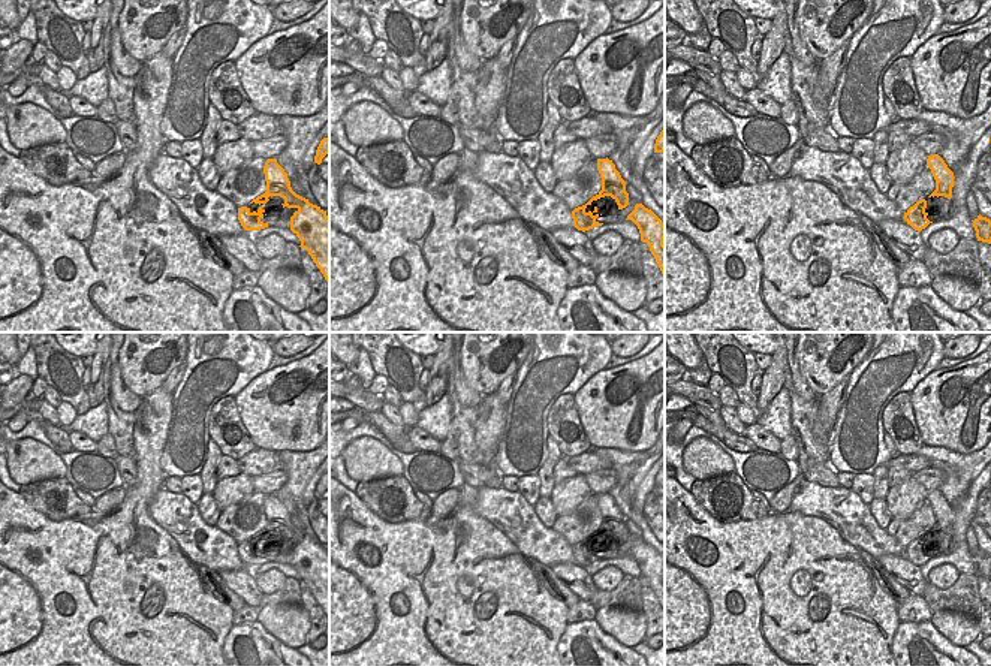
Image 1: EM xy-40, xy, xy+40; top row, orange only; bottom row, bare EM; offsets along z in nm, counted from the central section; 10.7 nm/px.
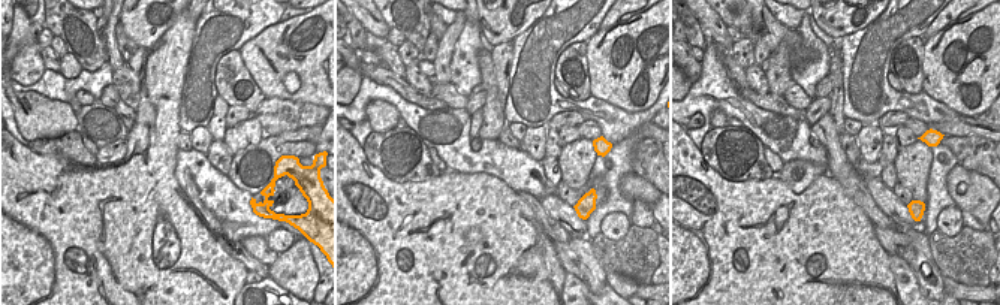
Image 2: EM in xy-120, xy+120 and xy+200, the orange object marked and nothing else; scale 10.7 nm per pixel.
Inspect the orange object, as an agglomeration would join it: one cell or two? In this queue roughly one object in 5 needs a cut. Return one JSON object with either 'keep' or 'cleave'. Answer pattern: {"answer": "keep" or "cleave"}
{"answer": "keep"}

